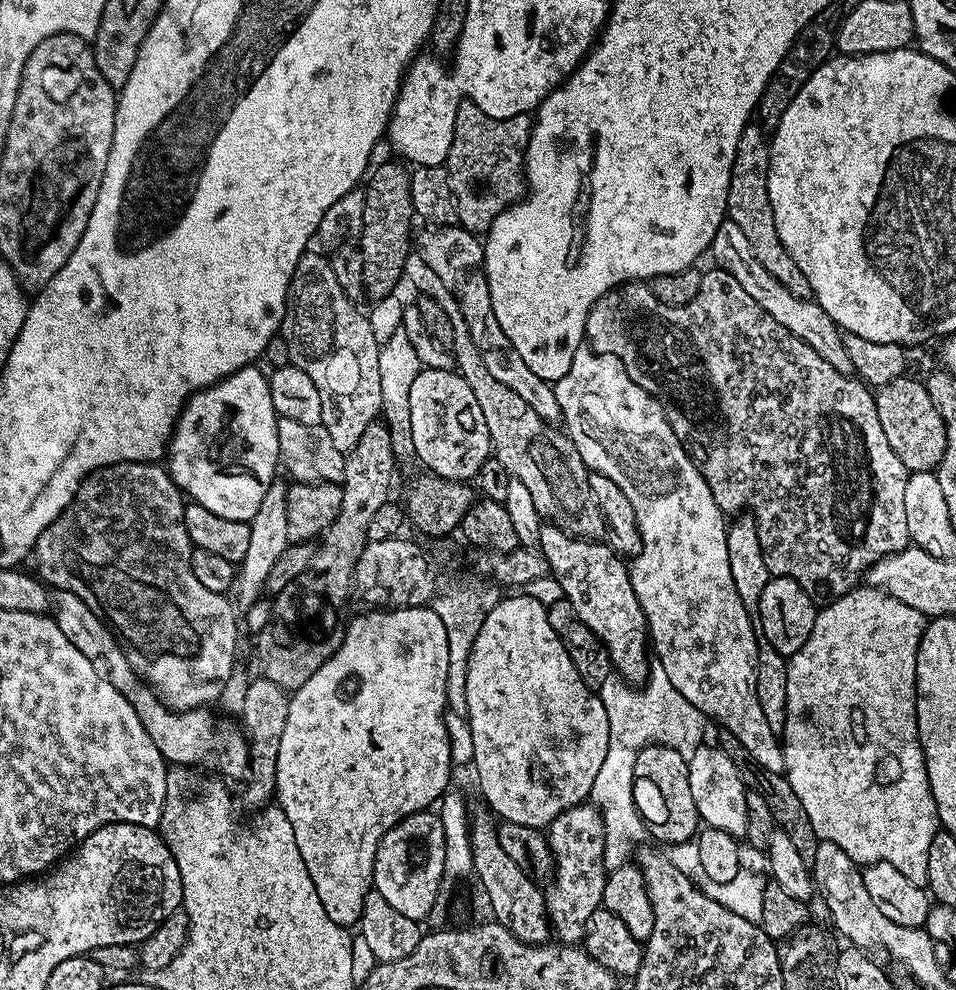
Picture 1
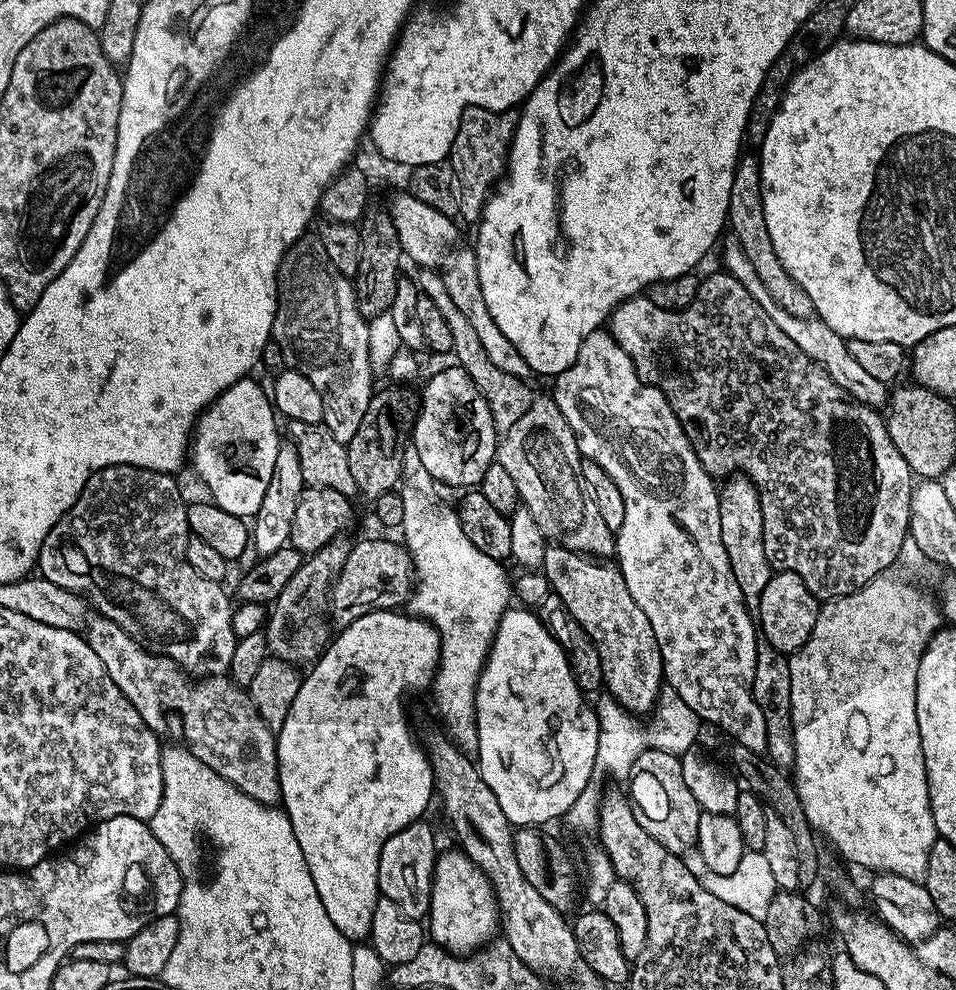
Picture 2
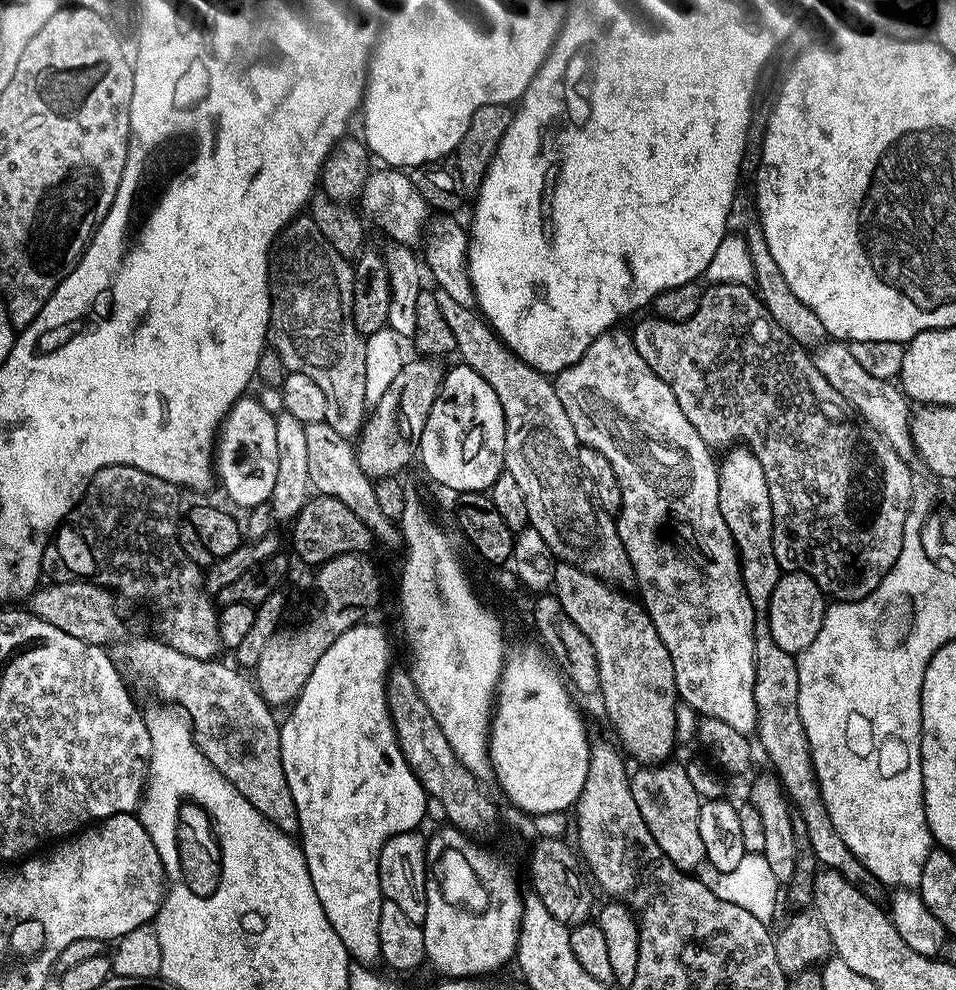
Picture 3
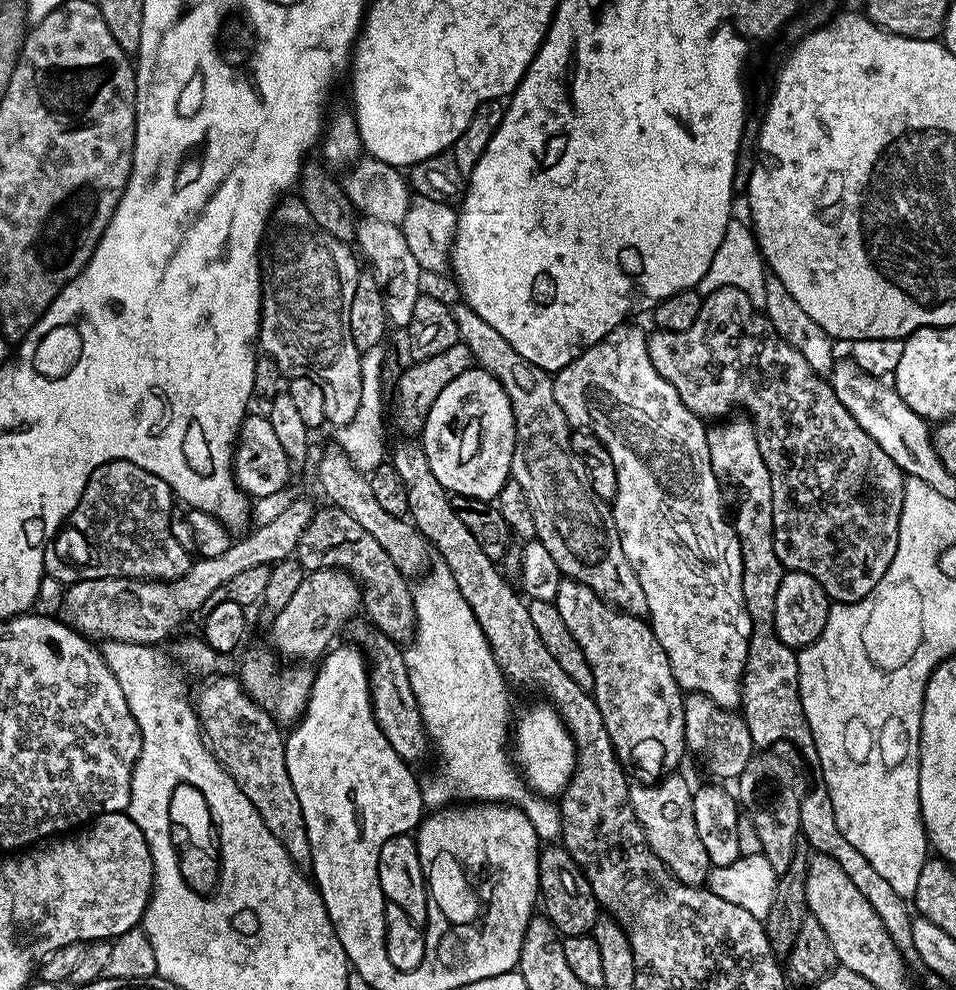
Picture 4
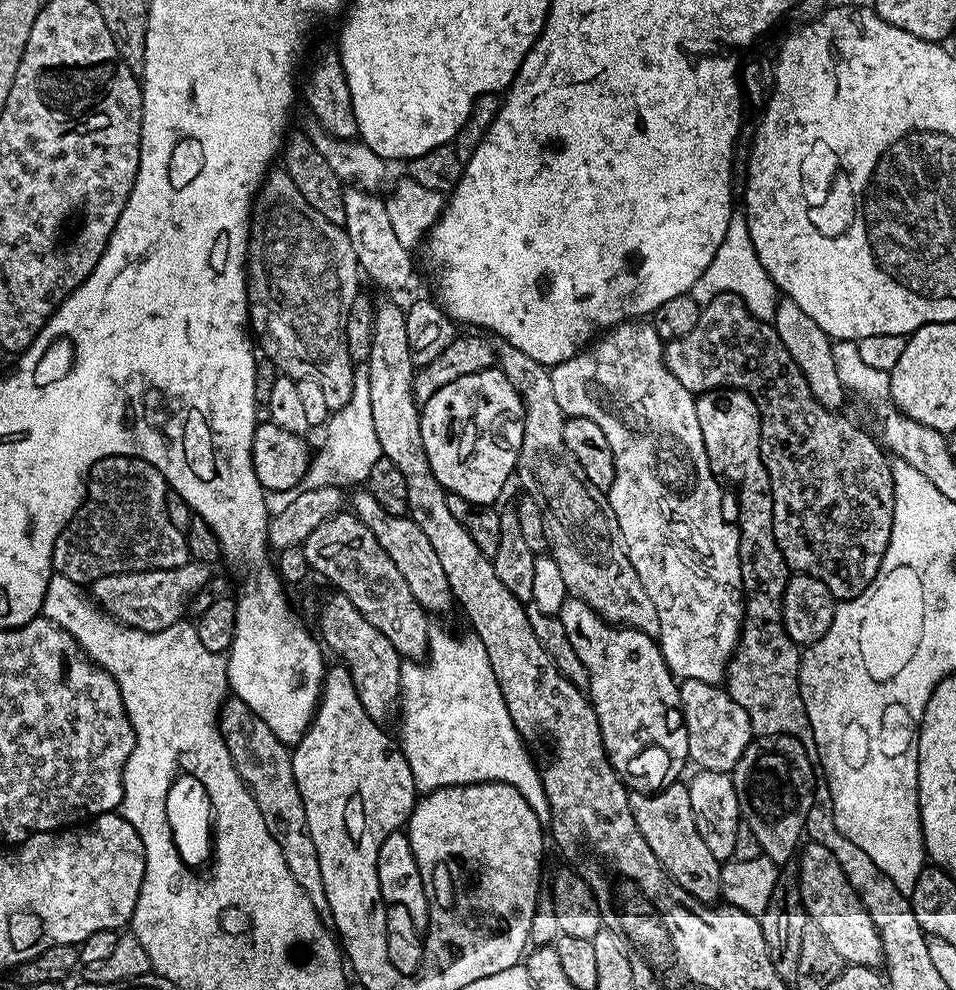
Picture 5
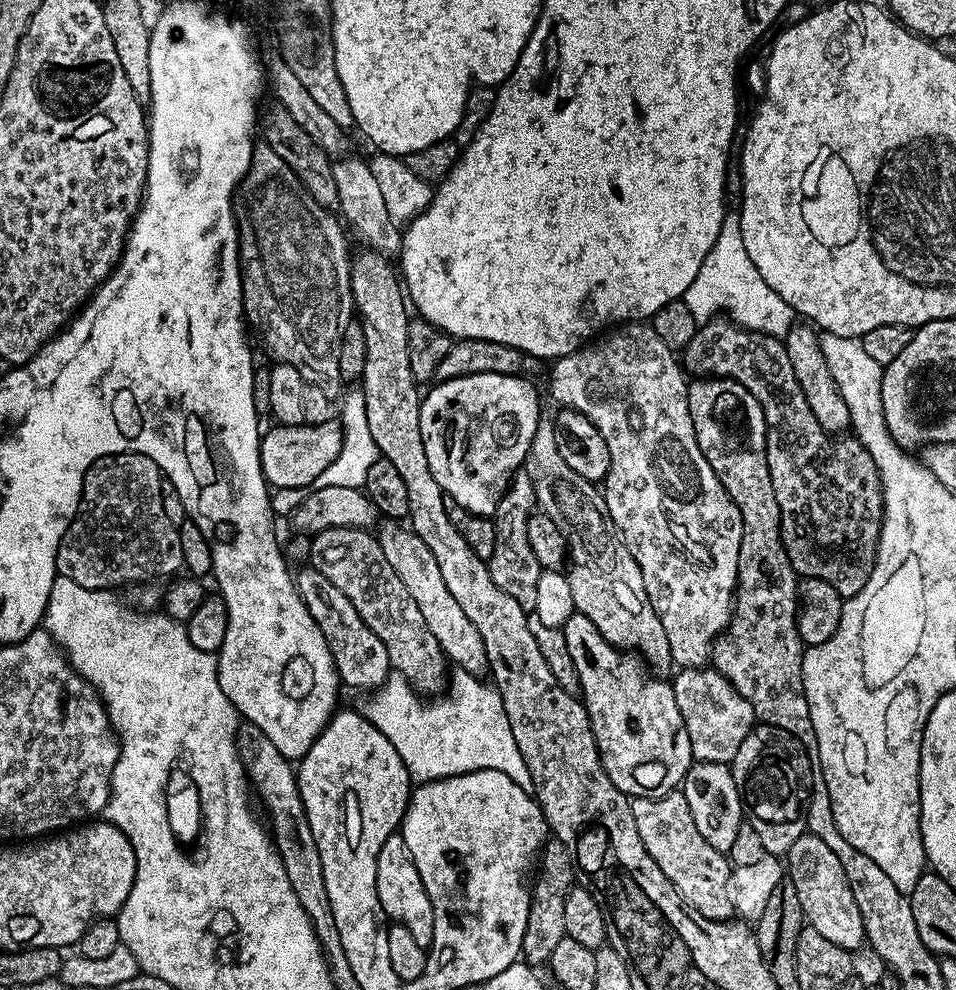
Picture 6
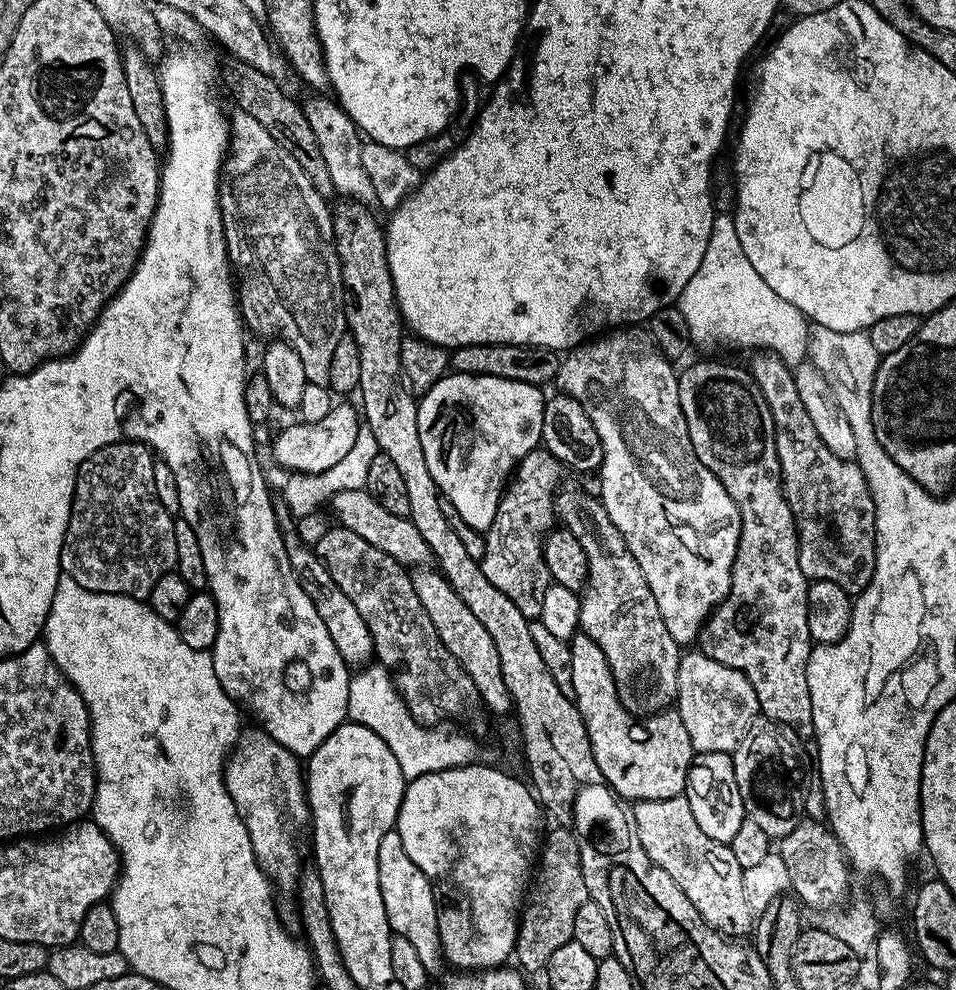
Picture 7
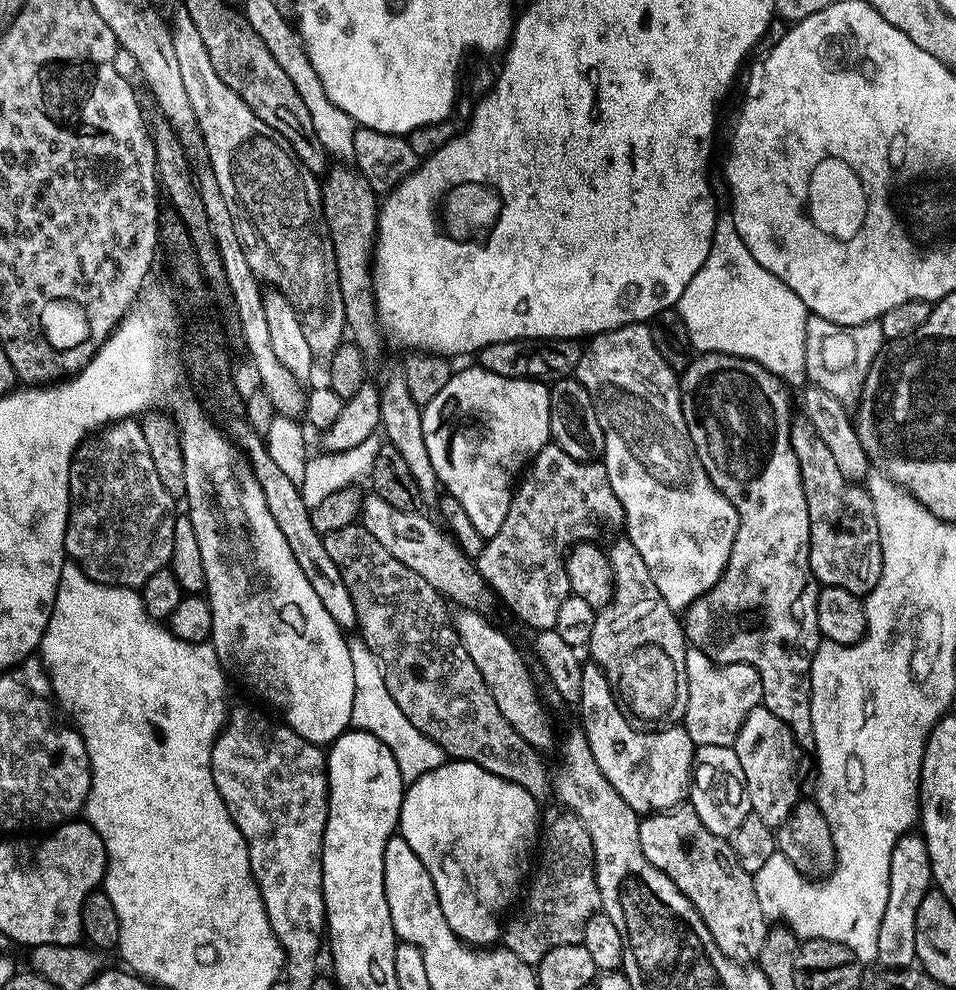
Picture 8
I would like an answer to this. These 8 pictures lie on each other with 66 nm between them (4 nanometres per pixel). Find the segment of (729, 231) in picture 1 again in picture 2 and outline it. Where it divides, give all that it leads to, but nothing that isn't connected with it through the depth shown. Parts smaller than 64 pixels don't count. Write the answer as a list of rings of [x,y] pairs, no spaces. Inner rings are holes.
[[[735,238],[726,240],[723,241],[723,244],[725,243],[723,267],[734,278],[738,278],[738,282],[742,282],[742,286],[746,286],[748,293],[756,299],[758,306],[762,306],[762,310],[766,310],[766,314],[770,318],[774,318],[774,326],[778,326],[778,330],[786,333],[794,342],[794,346],[798,346],[798,350],[802,350],[802,354],[806,354],[815,364],[820,365],[825,374],[838,386],[842,386],[842,390],[850,393],[854,400],[869,406],[883,405],[890,395],[885,381],[873,378],[871,374],[866,374],[866,370],[862,370],[862,366],[858,366],[858,362],[850,354],[848,341],[844,337],[834,334],[834,330],[830,330],[830,326],[826,326],[826,322],[822,322],[819,318],[798,318],[794,314],[786,314],[786,310],[782,310],[782,306],[778,306],[776,299],[768,293],[762,278],[758,278],[758,270],[754,270],[754,266],[750,266],[750,258],[746,258],[742,246]]]

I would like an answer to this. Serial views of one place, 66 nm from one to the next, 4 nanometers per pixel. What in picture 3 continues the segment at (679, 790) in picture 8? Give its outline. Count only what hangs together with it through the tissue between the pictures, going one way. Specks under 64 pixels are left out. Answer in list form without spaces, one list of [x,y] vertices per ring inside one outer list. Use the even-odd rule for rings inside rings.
[[[563,562],[557,563],[554,570],[554,594],[562,602],[562,610],[570,614],[570,622],[594,646],[600,675],[598,696],[604,699],[604,712],[620,739],[619,747],[629,757],[632,755],[637,765],[656,766],[667,761],[672,747],[678,744],[674,666],[648,609],[624,592],[627,591]]]

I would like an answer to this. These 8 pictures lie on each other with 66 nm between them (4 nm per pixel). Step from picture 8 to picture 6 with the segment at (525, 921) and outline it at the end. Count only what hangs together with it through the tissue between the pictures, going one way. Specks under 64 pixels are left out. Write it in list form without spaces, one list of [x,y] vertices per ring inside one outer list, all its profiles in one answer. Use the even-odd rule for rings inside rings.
[[[549,839],[542,849],[542,855],[538,860],[538,871],[535,873],[534,883],[531,885],[530,914],[526,918],[526,934],[522,938],[520,947],[523,959],[533,966],[547,965],[554,946],[558,946],[558,942],[562,942],[562,938],[565,936],[563,904],[564,897],[574,884],[572,872],[574,876],[574,861],[568,848],[560,840]]]

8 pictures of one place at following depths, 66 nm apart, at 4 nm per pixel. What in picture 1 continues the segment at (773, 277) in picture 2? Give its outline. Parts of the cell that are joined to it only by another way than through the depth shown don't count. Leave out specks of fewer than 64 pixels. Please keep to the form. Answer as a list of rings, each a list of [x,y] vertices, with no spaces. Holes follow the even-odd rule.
[[[750,122],[742,130],[742,138],[738,138],[738,150],[734,158],[734,166],[730,170],[730,190],[728,191],[727,219],[736,223],[750,241],[750,250],[754,250],[754,258],[794,294],[794,298],[809,299],[812,296],[810,282],[806,282],[806,274],[798,270],[794,258],[782,246],[782,238],[778,238],[778,230],[774,226],[774,210],[770,210],[770,194],[768,193],[768,145],[769,137],[759,123]]]

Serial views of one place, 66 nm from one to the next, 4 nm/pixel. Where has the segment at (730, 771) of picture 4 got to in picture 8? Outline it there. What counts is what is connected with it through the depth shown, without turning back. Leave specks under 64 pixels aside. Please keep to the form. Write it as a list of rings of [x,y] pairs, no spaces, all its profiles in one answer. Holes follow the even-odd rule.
[[[686,647],[686,678],[688,679],[688,701],[684,711],[682,727],[688,731],[693,745],[735,745],[740,733],[740,723],[750,710],[761,707],[764,695],[760,671],[749,664],[725,664],[717,666],[702,650]]]

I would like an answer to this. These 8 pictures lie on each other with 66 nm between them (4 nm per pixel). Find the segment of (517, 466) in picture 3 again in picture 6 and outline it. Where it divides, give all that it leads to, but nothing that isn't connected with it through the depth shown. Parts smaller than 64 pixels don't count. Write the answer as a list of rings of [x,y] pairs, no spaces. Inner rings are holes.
[[[541,419],[534,440],[530,442],[526,471],[536,491],[536,504],[556,523],[558,530],[562,530],[564,541],[568,544],[570,567],[566,575],[570,582],[570,590],[574,594],[576,611],[586,614],[586,618],[590,618],[590,622],[594,622],[601,634],[617,648],[635,650],[653,665],[660,664],[663,660],[667,661],[670,642],[666,642],[666,630],[662,630],[660,614],[648,601],[646,586],[642,582],[642,570],[638,570],[638,562],[634,562],[630,550],[617,533],[610,518],[610,510],[604,501],[603,491],[593,481],[582,478],[582,474],[574,474],[574,470],[566,466],[562,454],[558,454],[558,442],[554,439],[551,419]]]

